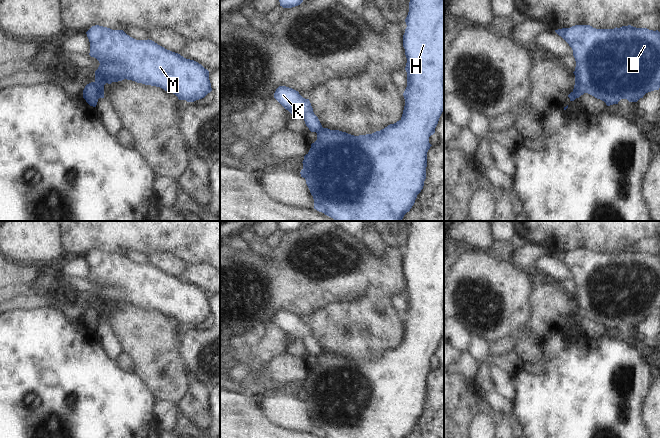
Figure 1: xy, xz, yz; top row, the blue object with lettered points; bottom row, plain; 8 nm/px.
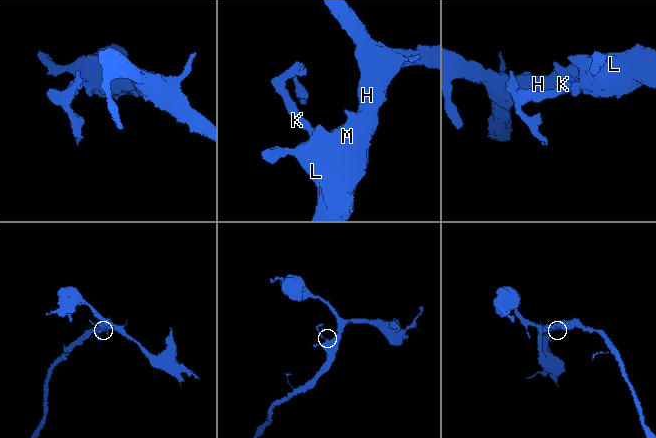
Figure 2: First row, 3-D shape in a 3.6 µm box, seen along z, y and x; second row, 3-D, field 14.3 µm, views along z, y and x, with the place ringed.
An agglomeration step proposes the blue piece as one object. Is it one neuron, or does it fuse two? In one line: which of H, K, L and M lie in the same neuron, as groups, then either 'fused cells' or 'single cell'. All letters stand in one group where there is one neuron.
H L M / K; fused cells

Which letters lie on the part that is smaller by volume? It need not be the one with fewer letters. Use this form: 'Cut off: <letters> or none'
Cut off: K

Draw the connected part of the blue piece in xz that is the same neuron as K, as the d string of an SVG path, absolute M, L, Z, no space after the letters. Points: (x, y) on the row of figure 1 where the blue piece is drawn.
M279 86L274 93L274 98L292 115L300 115L311 132L318 133L323 128L313 112L309 99L303 98L298 91Z

